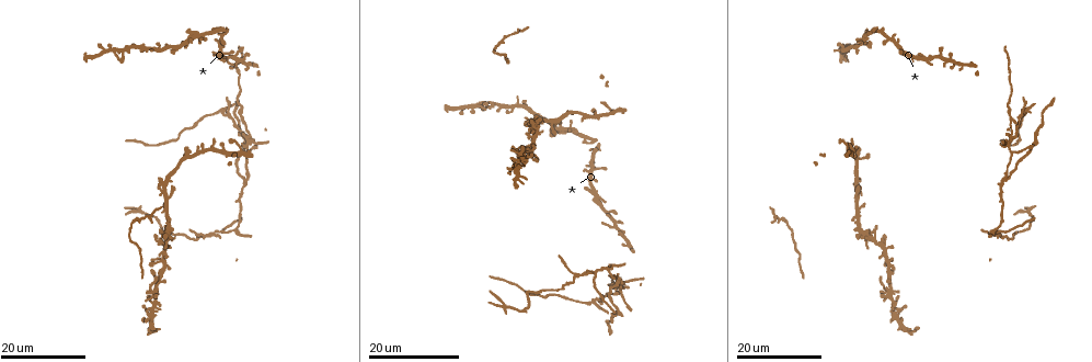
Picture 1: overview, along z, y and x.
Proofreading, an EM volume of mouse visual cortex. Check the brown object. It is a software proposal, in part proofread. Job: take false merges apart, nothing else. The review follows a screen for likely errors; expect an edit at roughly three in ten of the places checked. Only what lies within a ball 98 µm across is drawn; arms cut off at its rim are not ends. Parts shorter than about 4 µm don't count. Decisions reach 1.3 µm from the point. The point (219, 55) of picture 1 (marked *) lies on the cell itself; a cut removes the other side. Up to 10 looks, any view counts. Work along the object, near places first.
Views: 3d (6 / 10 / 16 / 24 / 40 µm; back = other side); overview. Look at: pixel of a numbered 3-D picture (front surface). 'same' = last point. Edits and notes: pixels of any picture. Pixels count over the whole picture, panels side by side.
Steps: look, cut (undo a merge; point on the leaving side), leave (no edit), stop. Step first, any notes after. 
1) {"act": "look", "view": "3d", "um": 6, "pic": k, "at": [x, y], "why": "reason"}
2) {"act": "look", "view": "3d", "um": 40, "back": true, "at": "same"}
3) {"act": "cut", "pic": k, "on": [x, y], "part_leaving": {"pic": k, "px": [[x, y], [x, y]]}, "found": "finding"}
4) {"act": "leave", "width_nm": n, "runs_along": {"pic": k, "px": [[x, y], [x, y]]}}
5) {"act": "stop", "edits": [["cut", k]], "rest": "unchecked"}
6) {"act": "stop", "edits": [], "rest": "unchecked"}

{"act": "look", "view": "3d", "um": 24, "pic": 1, "at": [246, 181], "why": "a fork"}

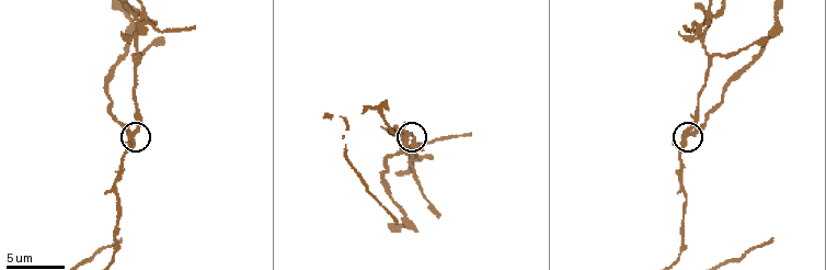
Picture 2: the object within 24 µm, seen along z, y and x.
{"act": "look", "view": "3d", "um": 10, "pic": 2, "at": [405, 139]}

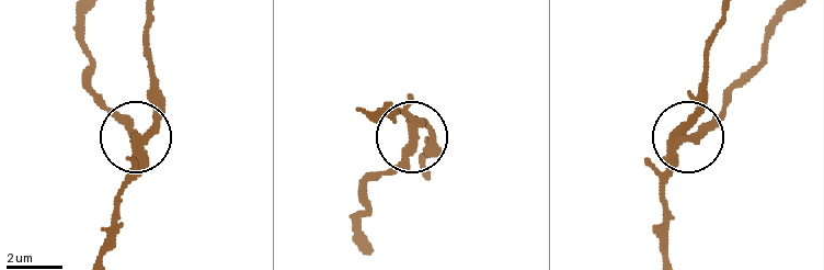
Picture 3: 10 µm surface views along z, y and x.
{"act": "look", "view": "3d", "um": 10, "back": true, "pic": 3, "at": [139, 139]}

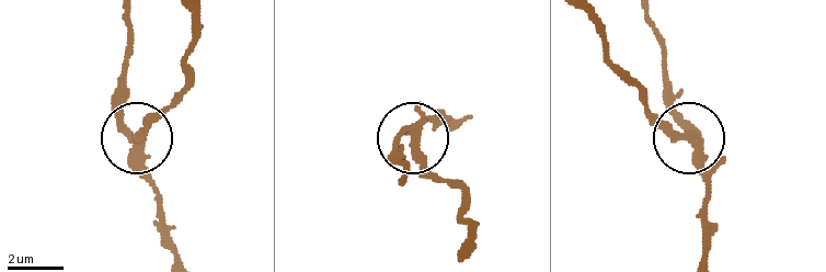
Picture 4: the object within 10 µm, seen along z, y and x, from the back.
{"act": "cut", "pic": 4, "on": [139, 128], "part_leaving": {"pic": 4, "px": [[141, 151], [144, 134], [181, 87], [191, 23]]}, "found": "a second cell is stuck on"}

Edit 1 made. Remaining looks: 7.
{"act": "look", "view": "3d", "um": 16, "pic": 2, "at": [135, 14], "why": "four or more arms meet"}

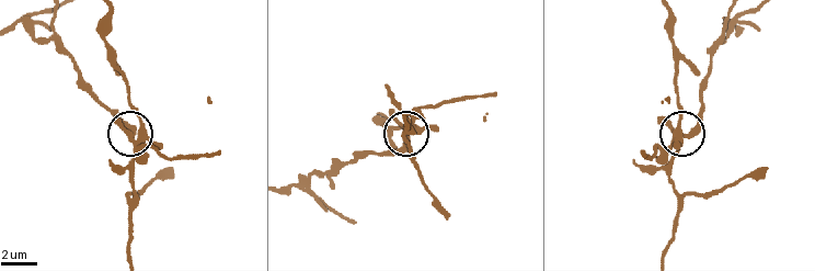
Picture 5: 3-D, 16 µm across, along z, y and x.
{"act": "cut", "pic": 5, "on": [117, 125], "part_leaving": {"pic": 5, "px": [[133, 143], [55, 43], [20, 22], [11, 23]]}, "found": "a second cell is stuck on"}

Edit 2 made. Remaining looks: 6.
{"act": "look", "view": "3d", "um": 16, "pic": 1, "at": [204, 237], "why": "arms part here"}

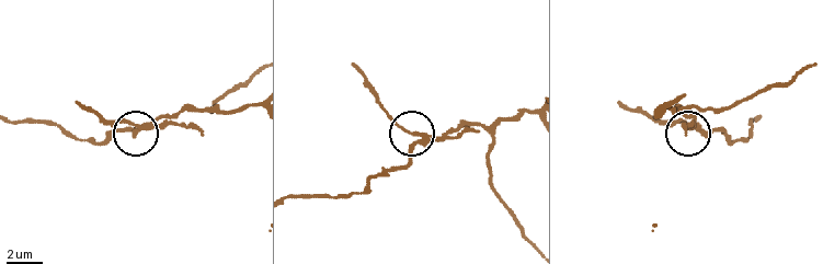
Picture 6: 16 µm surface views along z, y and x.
{"act": "look", "view": "3d", "um": 6, "pic": 6, "at": [698, 128]}

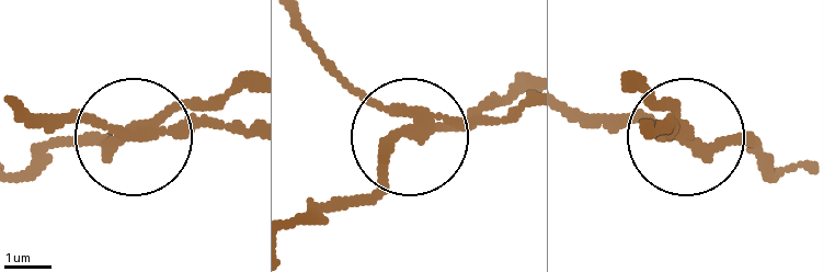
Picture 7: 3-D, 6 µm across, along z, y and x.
{"act": "cut", "pic": 7, "on": [92, 126], "arms": 3, "part_leaving": {"pic": 7, "px": [[156, 129], [22, 110]]}, "found": "a second cell is stuck on"}

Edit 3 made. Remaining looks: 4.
{"act": "look", "view": "overview"}

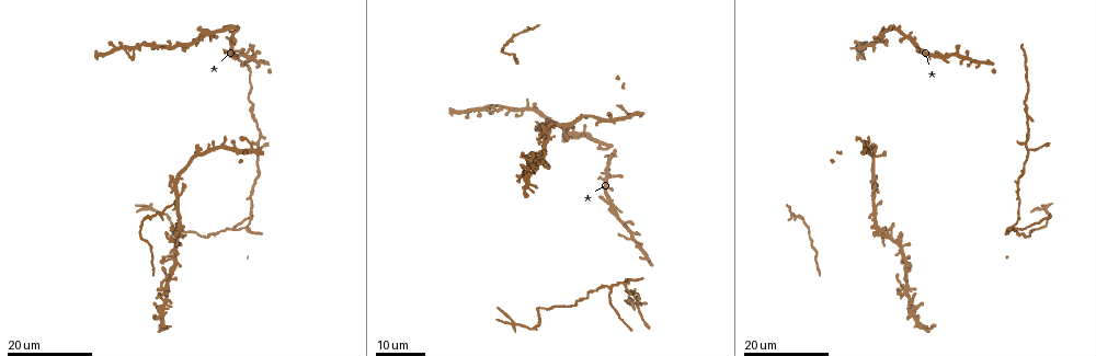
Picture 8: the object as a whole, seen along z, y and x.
{"act": "look", "view": "3d", "um": 24, "pic": 8, "at": [512, 324], "why": "four or more arms meet"}

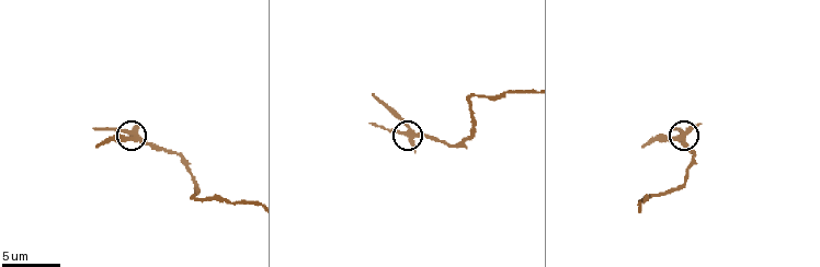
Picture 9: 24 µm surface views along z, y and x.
{"act": "look", "view": "3d", "um": 10, "pic": 9, "at": [132, 137]}

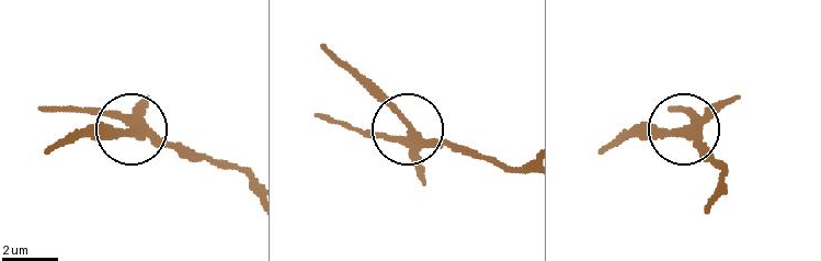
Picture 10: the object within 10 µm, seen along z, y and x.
{"act": "cut", "pic": 10, "on": [112, 128], "part_leaving": {"pic": 10, "px": [[138, 131], [75, 131], [49, 149]]}, "found": "a second cell is stuck on"}

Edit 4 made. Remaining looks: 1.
{"act": "look", "view": "3d", "um": 6, "pic": 2, "at": [375, 107], "why": "three arms meet"}

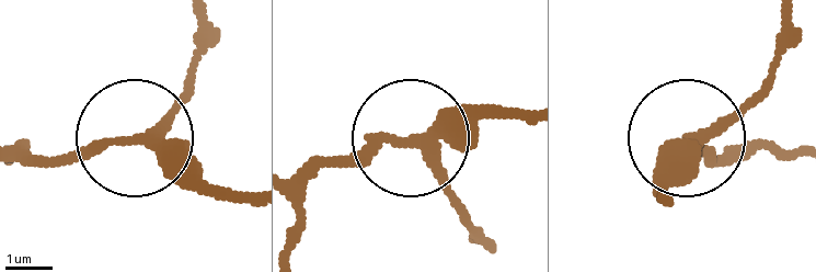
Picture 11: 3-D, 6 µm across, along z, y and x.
{"act": "leave", "arms": 3, "runs_along": {"pic": 11, "px": [[196, 20], [188, 79], [146, 134], [216, 193]]}, "found": "continuous, no second cell"}

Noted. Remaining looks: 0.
{"act": "stop", "edits": [["cut", 4], ["cut", 5], ["cut", 7], ["cut", 10]], "rest": "unchecked"}

